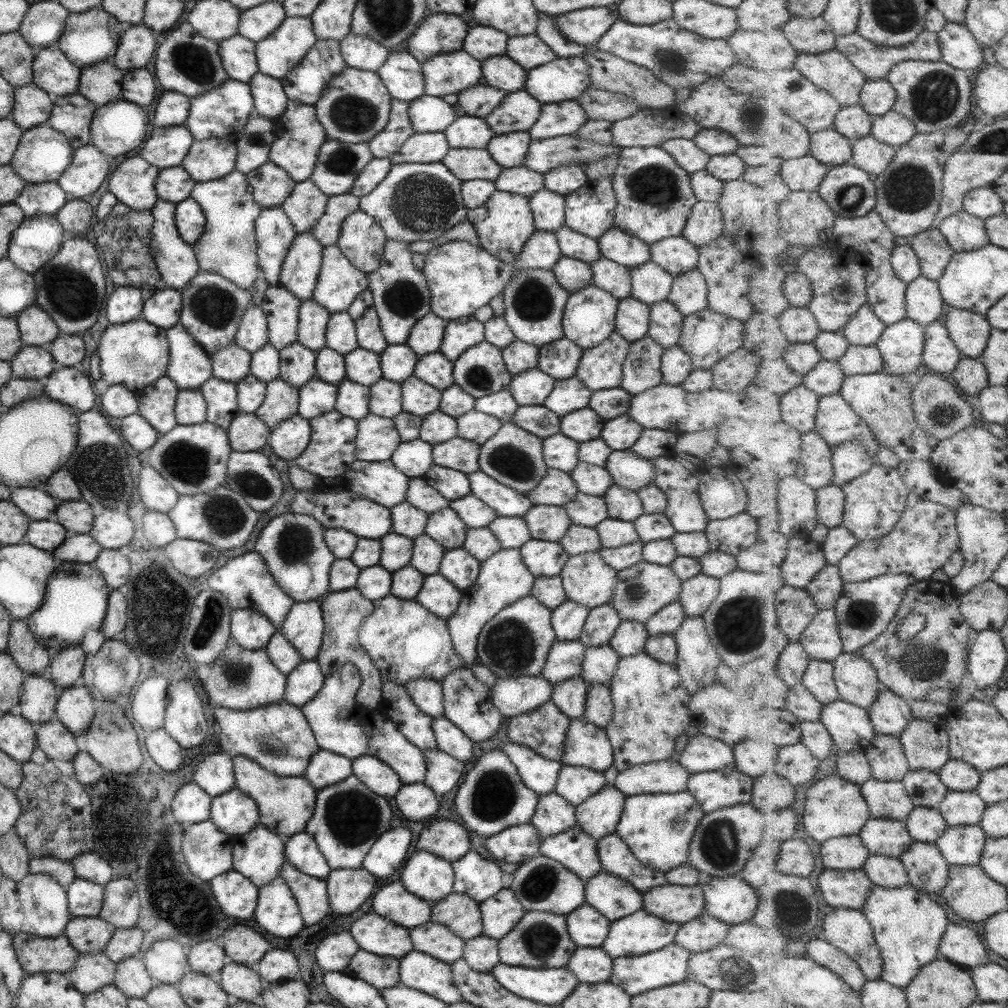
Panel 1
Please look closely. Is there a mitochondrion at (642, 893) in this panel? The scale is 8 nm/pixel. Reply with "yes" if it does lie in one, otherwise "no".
no

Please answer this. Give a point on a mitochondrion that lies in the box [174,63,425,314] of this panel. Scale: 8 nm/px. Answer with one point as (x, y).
(352, 114)

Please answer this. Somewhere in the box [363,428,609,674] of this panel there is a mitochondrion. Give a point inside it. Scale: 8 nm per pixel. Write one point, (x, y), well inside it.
(510, 461)

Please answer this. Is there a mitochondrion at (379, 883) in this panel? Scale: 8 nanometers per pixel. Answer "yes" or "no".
no

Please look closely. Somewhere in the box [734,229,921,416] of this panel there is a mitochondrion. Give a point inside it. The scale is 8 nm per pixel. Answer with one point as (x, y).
(845, 292)

